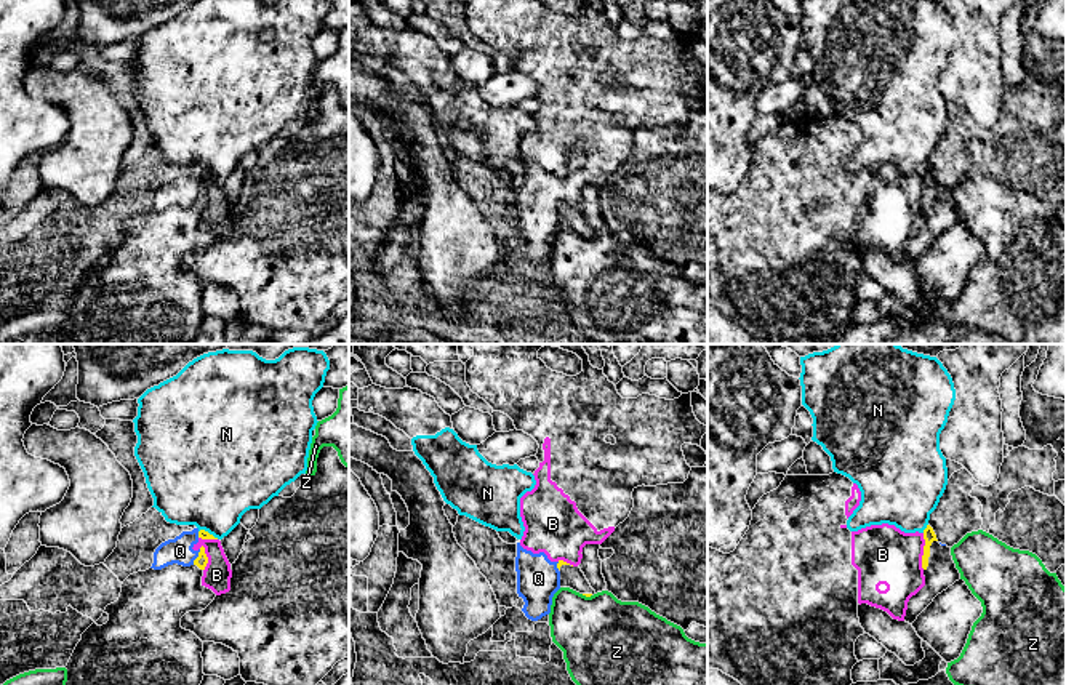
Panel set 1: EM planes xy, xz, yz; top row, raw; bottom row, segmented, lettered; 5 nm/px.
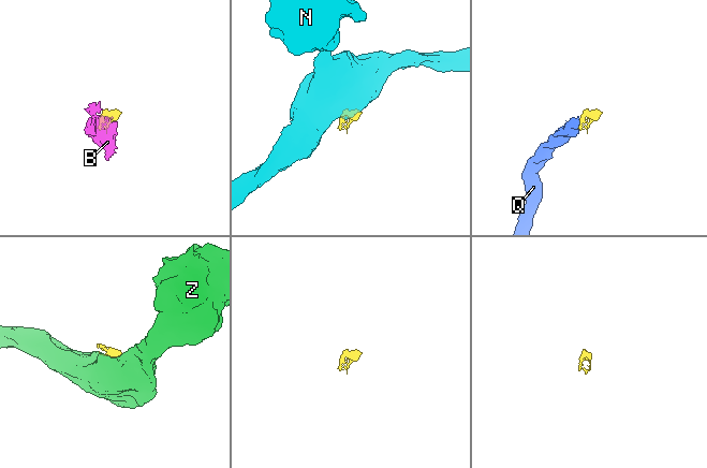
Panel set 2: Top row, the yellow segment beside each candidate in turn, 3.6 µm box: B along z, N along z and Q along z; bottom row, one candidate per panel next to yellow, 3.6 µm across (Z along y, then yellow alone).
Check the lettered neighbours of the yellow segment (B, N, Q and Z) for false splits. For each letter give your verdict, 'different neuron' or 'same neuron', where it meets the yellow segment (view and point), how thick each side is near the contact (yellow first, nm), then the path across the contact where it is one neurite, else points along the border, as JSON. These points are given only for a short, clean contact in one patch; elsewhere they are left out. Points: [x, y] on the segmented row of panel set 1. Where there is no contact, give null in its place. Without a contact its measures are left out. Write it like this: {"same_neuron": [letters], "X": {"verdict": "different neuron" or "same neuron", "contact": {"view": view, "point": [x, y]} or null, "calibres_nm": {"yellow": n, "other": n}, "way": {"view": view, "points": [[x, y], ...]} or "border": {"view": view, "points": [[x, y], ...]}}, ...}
{"same_neuron": [], "B": {"verdict": "different neuron", "contact": {"view": "yz", "point": [924, 551]}, "calibres_nm": {"yellow": 60, "other": 300}, "border": {"view": "yz", "points": [[924, 533], [922, 568]]}}, "N": {"verdict": "different neuron", "contact": {"view": "yz", "point": [925, 528]}, "calibres_nm": {"yellow": 60, "other": 400}, "border": {"view": "yz", "points": [[927, 524], [922, 532]]}}, "Q": {"verdict": "different neuron", "contact": {"view": "xy", "point": [197, 557]}, "calibres_nm": {"yellow": 60, "other": 130}, "border": {"view": "xy", "points": [[200, 549], [192, 564]]}}, "Z": {"verdict": "different neuron", "contact": {"view": "xz", "point": [586, 596]}, "calibres_nm": {"yellow": 20, "other": 440}, "border": {"view": "xz", "points": [[581, 594], [591, 596]]}}}

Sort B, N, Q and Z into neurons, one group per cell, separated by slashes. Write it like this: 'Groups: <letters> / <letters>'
Groups: B Q / N / Z

